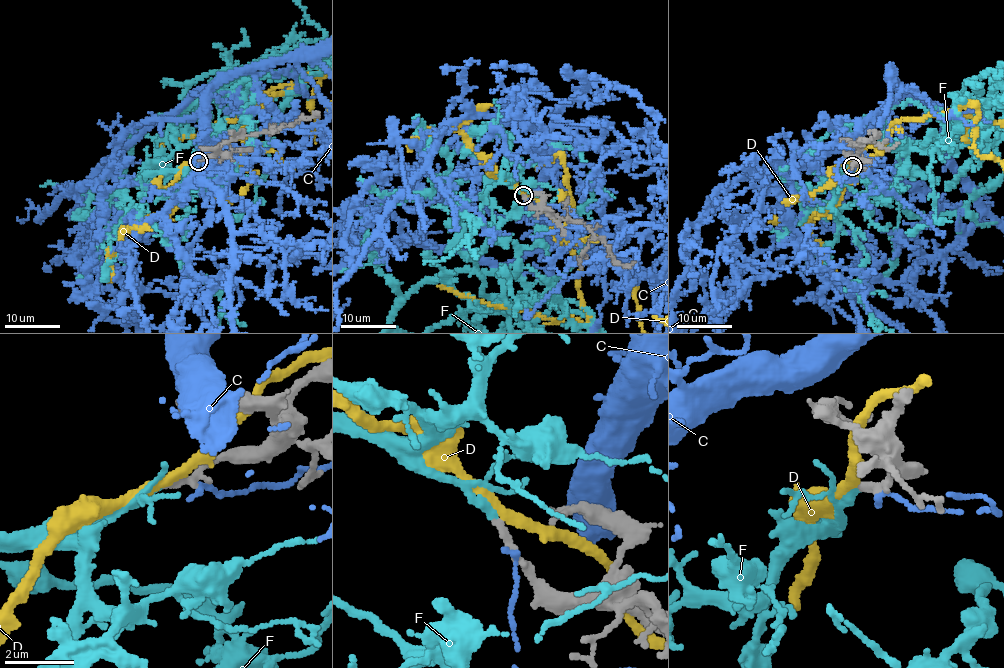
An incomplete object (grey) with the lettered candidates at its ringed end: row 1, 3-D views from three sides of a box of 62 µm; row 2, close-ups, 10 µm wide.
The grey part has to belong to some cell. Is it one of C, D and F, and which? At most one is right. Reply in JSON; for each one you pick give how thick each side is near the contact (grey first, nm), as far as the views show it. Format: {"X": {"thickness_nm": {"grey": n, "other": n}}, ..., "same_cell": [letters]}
{"F": {"thickness_nm": {"grey": 240, "other": 220}}, "same_cell": ["F"]}

